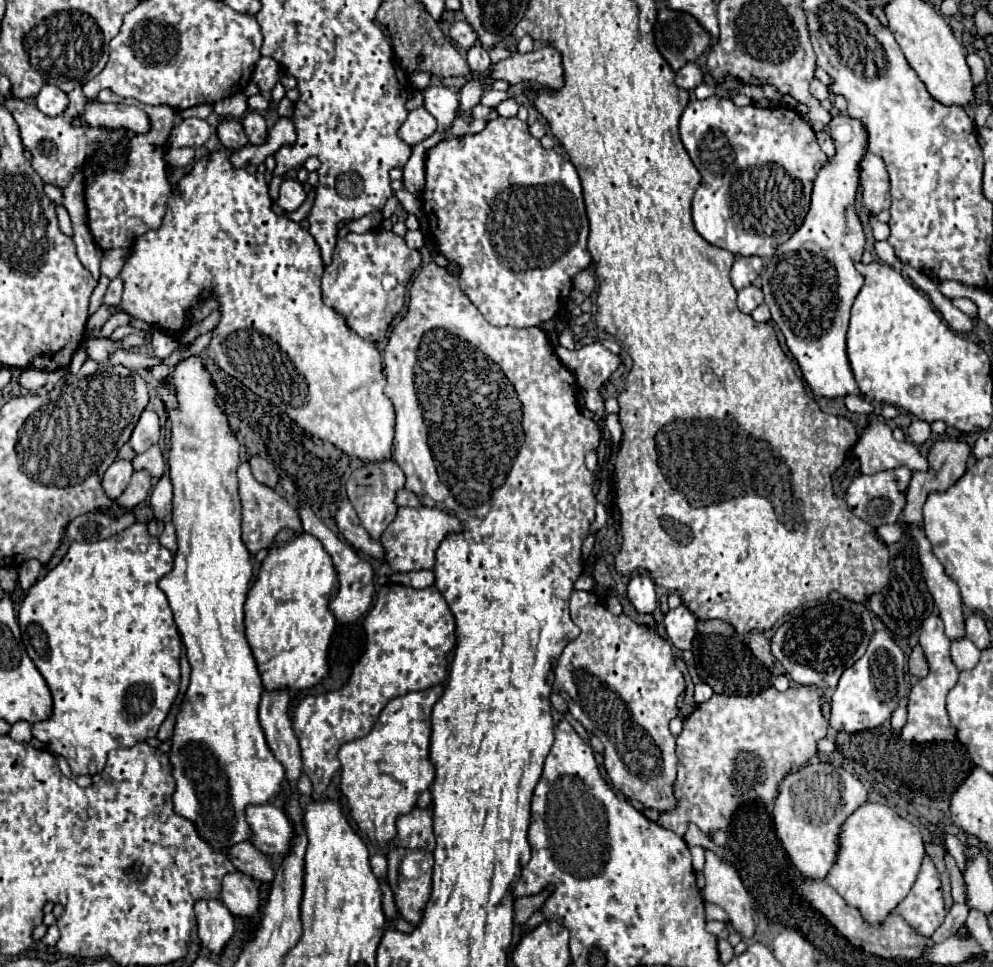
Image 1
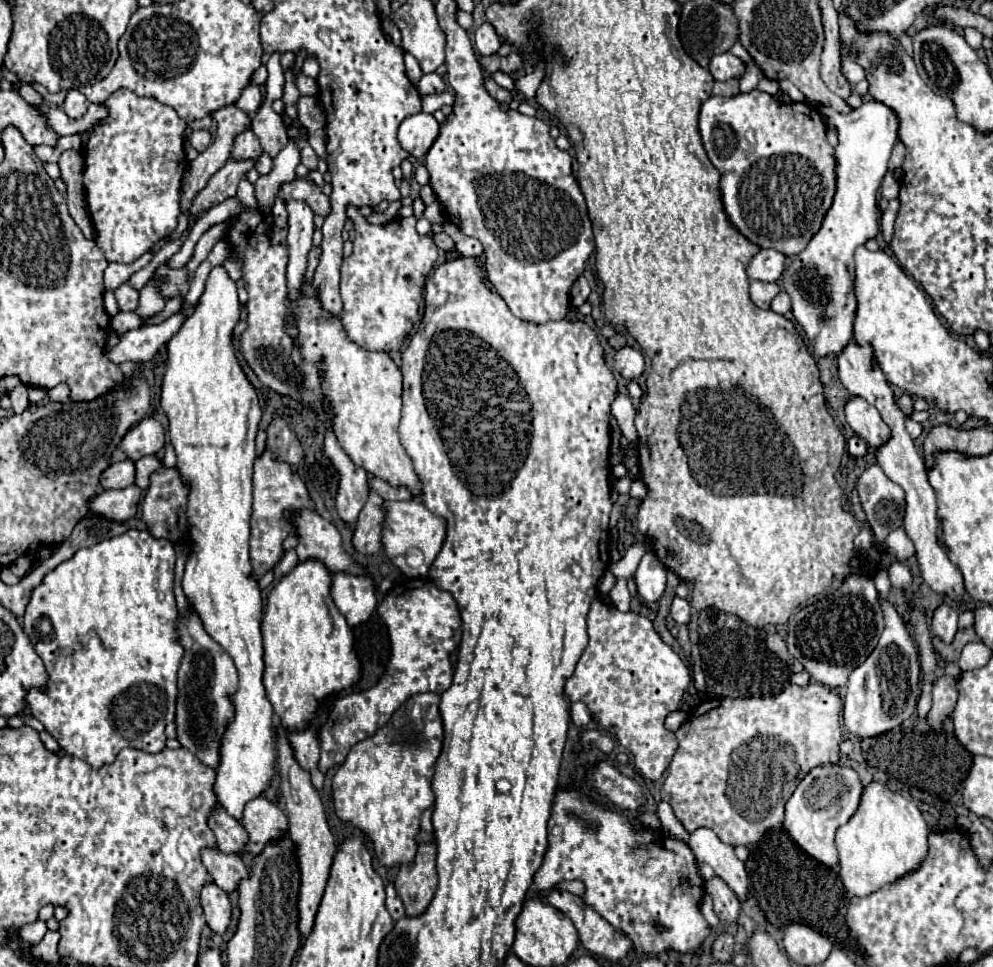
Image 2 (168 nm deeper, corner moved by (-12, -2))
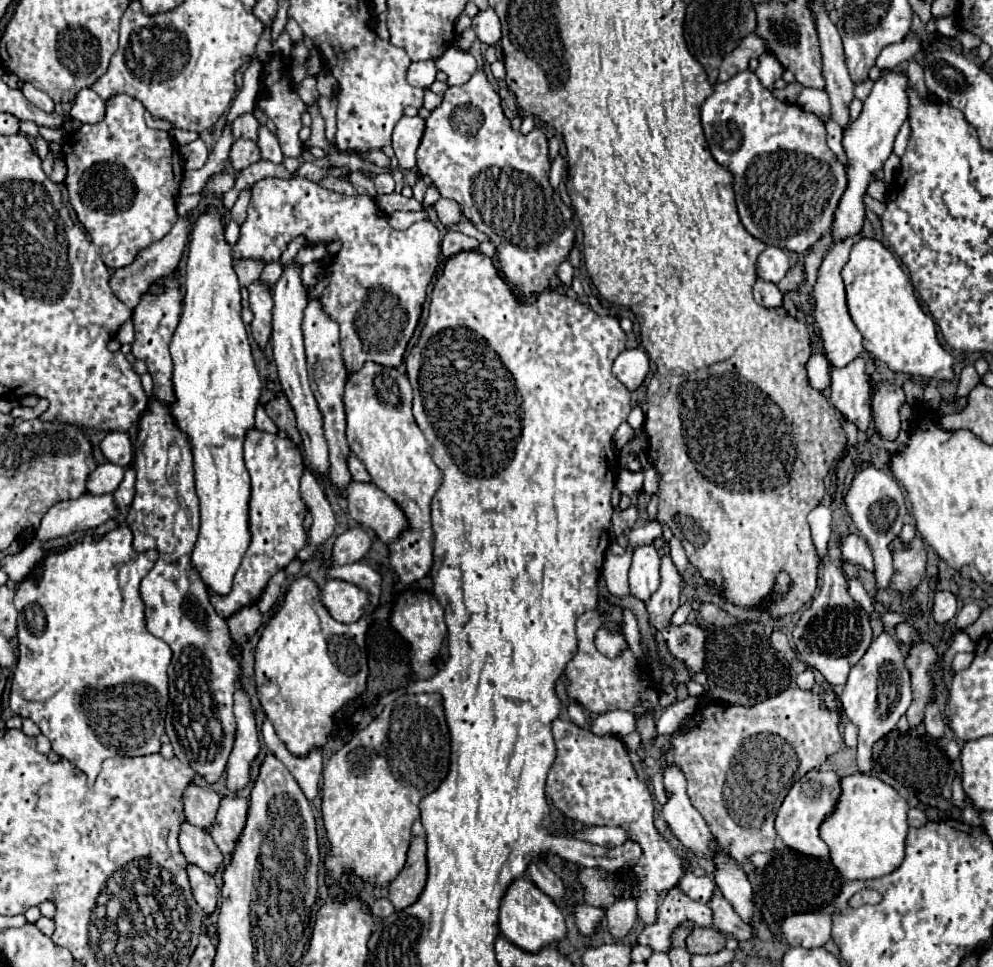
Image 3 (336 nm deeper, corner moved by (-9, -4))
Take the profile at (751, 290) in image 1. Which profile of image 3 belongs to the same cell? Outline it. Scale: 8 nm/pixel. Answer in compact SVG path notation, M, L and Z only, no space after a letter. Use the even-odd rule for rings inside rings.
M756 279L756 283L754 283L754 299L762 307L780 307L784 295L780 293L780 289L774 283Z

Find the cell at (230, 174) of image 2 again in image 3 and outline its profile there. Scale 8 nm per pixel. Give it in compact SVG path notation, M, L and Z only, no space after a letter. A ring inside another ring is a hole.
M178 219L176 225L172 227L172 231L170 231L164 239L160 239L160 241L148 245L146 249L142 249L142 251L138 253L138 257L136 257L130 265L126 265L126 267L122 267L122 269L114 269L114 273L112 273L112 277L110 277L110 289L114 291L114 295L116 295L120 301L124 301L130 309L134 309L134 307L138 305L142 293L148 289L148 285L150 285L154 279L158 279L158 277L162 277L162 275L168 275L168 273L172 273L172 271L176 269L176 265L178 265L178 261L180 261L180 257L182 257L186 239L188 239L188 231L190 231L190 221L188 221L188 219Z

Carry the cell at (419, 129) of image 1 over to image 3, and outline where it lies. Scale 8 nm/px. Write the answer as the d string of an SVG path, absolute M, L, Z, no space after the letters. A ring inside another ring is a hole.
M418 115L402 117L396 123L394 135L392 135L392 149L400 169L408 171L416 167L416 149L420 145L422 133L424 133L424 119L420 119Z

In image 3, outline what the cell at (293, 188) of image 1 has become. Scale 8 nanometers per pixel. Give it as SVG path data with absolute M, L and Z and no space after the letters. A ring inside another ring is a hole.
M290 263L280 281L274 287L274 313L272 313L272 353L274 353L274 361L278 365L278 375L280 375L280 383L282 389L290 401L290 405L294 407L296 413L296 421L298 421L298 429L302 435L302 449L304 449L304 457L308 461L308 465L312 467L312 471L316 471L318 475L326 477L330 473L330 461L328 461L328 445L326 445L326 437L322 433L322 413L318 409L318 403L312 395L310 389L310 381L308 381L308 371L306 371L306 355L304 355L304 341L302 341L302 331L300 331L300 323L302 323L302 313L304 307L308 305L306 301L306 287L300 281L300 265Z

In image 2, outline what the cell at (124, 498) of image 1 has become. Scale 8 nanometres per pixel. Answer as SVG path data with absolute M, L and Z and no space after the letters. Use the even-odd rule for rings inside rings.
M137 485L119 491L103 491L95 499L91 499L91 511L123 523L133 515L137 515L141 499L143 499L143 489Z

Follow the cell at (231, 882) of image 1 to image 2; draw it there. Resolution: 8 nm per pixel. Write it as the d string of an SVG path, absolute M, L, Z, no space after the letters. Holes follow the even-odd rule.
M205 849L201 857L203 857L203 865L207 867L209 875L213 877L217 887L221 887L225 893L237 891L241 879L249 877L245 863L237 855L225 855L223 851Z

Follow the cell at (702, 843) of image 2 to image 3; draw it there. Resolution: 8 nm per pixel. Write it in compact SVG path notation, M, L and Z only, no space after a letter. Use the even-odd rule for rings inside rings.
M668 763L664 767L664 791L668 801L662 807L662 817L666 819L678 841L704 859L712 859L714 837L704 821L704 817L692 807L686 795L686 777L678 765Z

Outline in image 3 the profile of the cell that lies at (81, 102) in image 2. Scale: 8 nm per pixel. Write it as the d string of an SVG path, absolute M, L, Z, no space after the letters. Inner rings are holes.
M90 87L82 89L72 105L70 115L82 123L98 123L106 113L106 101L98 97Z

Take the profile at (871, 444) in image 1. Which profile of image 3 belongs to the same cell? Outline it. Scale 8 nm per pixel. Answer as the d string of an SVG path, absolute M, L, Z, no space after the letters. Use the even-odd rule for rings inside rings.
M862 357L838 369L830 365L830 403L860 431L868 431L872 419L872 385Z

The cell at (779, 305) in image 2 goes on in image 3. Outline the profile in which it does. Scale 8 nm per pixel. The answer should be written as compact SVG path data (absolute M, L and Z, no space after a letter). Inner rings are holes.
M796 263L794 267L790 267L790 271L788 271L786 277L778 283L778 287L780 287L782 293L786 293L786 291L790 291L790 289L796 289L802 281L804 281L804 267L802 267L802 263Z

